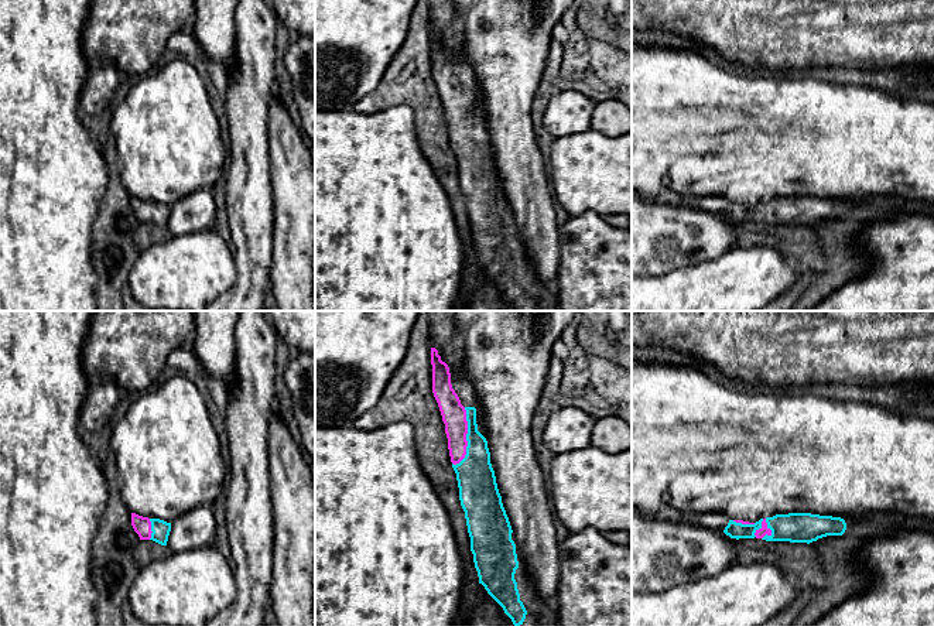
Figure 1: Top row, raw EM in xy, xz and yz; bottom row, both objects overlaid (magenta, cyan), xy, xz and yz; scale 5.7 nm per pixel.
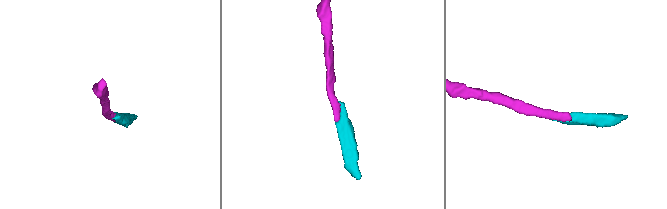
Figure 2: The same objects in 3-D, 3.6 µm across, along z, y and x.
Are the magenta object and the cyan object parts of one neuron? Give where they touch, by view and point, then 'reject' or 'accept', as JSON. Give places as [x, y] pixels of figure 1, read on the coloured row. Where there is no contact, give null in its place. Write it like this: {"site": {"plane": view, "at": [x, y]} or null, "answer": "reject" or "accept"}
{"site": {"plane": "xz", "at": [465, 437]}, "answer": "accept"}

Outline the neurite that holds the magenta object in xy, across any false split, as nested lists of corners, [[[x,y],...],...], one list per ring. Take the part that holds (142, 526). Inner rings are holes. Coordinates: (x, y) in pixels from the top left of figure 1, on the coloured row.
[[[131,513],[131,526],[138,534],[140,540],[153,540],[161,545],[167,545],[171,523]]]

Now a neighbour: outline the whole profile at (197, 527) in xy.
[[[211,506],[195,507],[171,523],[167,547],[182,553],[211,545],[216,536],[216,520]]]

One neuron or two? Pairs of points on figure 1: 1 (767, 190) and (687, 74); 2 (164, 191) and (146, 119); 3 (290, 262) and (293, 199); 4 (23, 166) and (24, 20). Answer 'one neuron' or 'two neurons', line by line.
1: one neuron
2: one neuron
3: one neuron
4: one neuron

